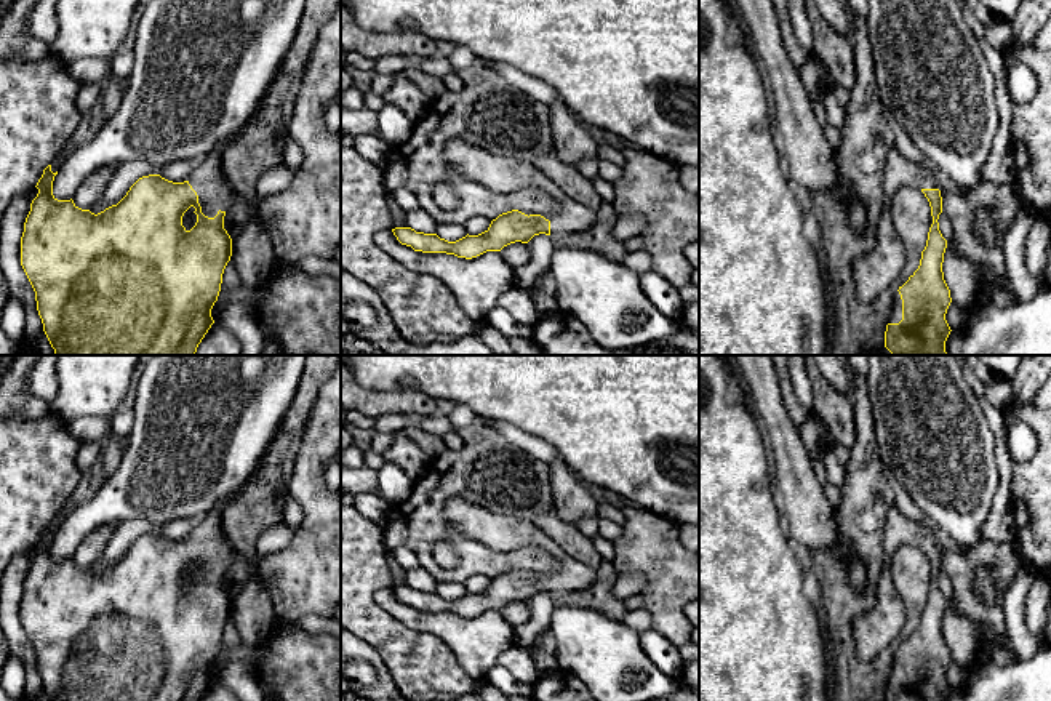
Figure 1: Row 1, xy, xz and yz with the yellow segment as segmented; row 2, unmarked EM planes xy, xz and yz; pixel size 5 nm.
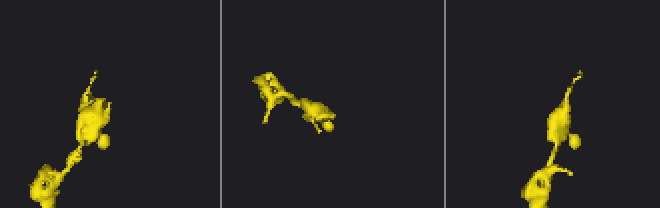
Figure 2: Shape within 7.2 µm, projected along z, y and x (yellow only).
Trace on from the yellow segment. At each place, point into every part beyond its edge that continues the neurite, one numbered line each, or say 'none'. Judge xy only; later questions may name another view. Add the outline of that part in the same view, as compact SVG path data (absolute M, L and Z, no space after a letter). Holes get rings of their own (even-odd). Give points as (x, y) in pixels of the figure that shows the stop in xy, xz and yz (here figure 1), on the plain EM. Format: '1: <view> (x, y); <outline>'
1: xy (207, 538); M214 509L195 522L189 536L189 543L198 554L202 571L208 576L214 576L219 568L229 568L238 557L221 528L221 511Z

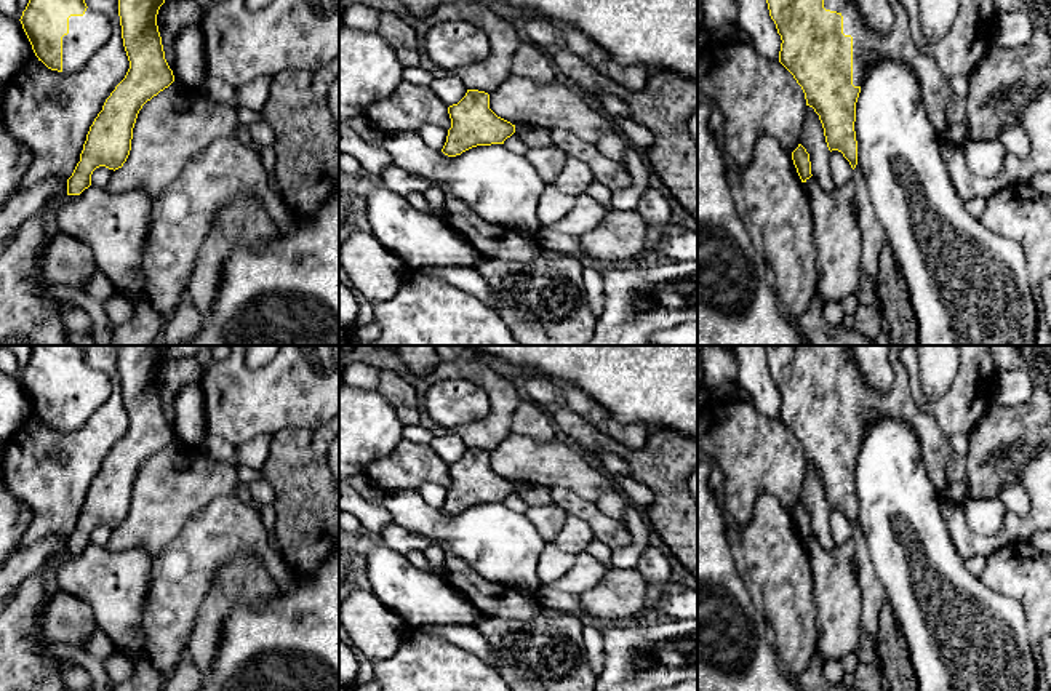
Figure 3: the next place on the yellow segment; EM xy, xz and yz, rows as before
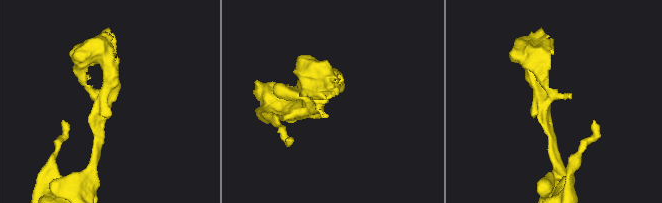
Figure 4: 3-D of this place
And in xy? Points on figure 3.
1: xy (85, 391); M91 366L83 374L70 374L69 392L62 395L62 430L83 427L96 406L109 398L110 389L109 376Z

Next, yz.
1: yz (938, 365); M851 346L824 350L824 366L843 374L843 392L853 395L853 443L862 445L873 417L894 417L915 432L929 480L941 501L961 504L968 497L966 457L952 449L936 419L921 411L910 395L909 374L899 353L913 347L918 355L920 384L929 401L941 398L953 382L960 352L957 346L891 346L893 384L886 393L867 385L856 368Z

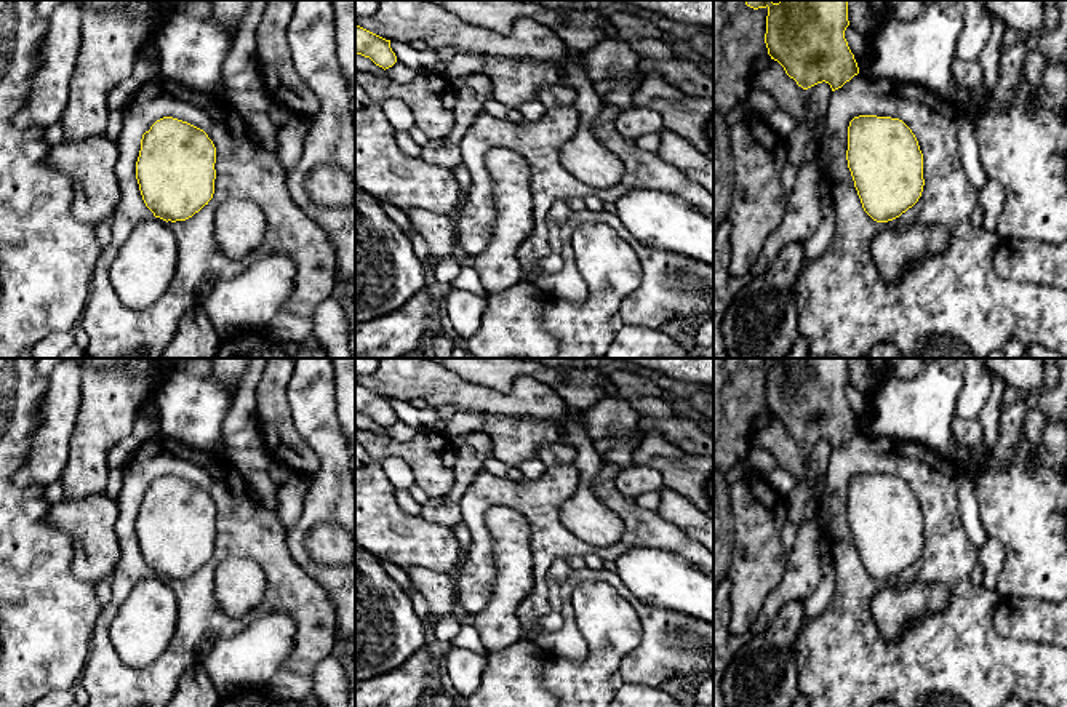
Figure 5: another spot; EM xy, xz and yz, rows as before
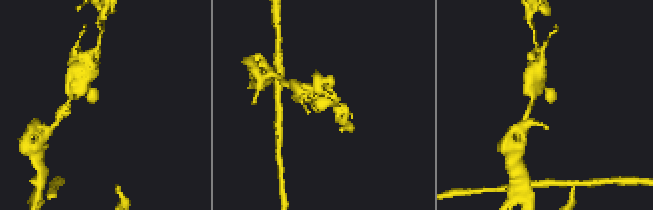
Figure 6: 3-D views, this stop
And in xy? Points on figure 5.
none

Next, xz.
none

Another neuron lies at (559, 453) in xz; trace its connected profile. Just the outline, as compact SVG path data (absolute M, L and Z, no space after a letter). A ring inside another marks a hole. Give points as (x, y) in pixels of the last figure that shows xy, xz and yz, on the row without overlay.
M555 443L549 448L542 448L537 456L547 467L558 464L574 464L576 462L576 449L565 443Z

